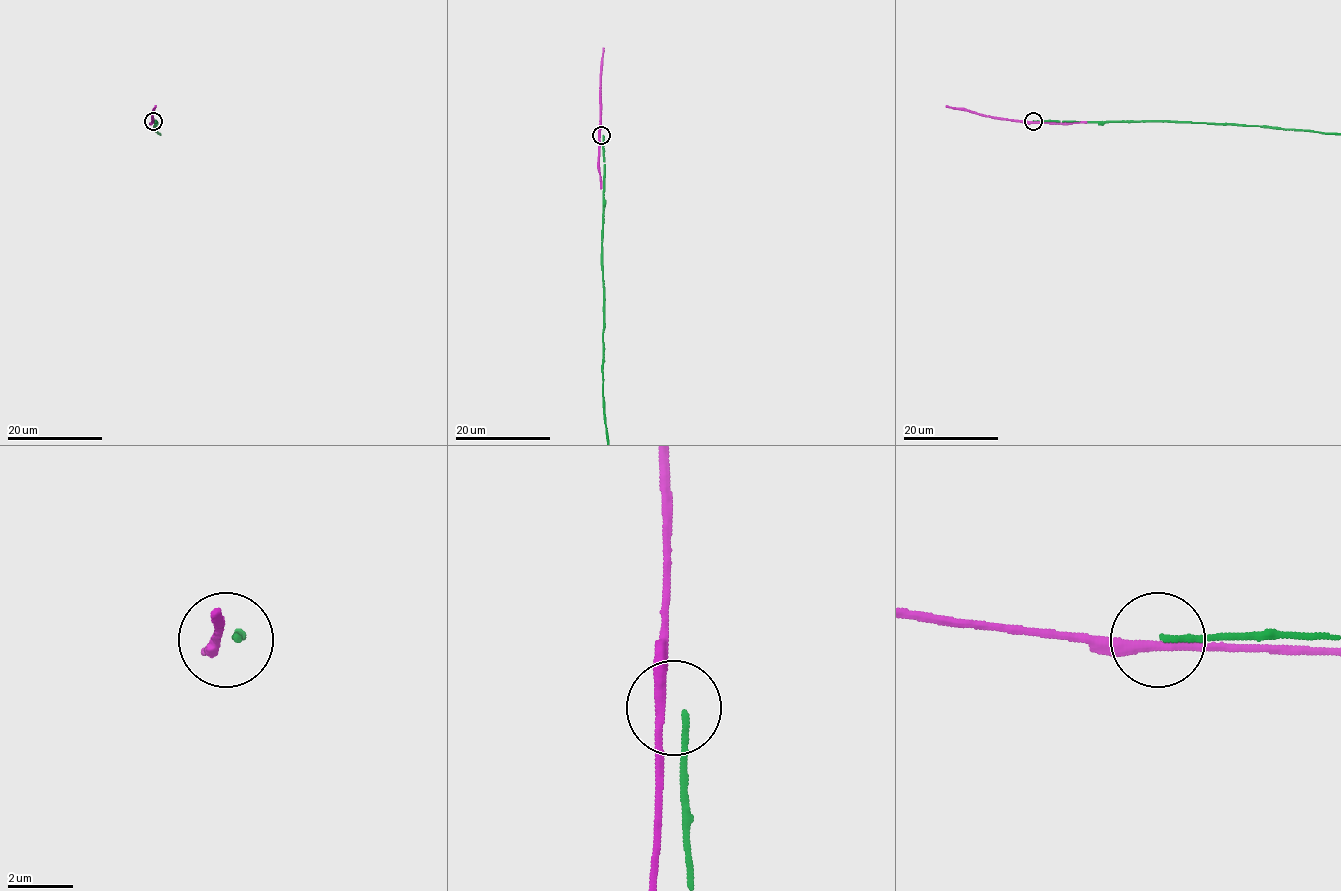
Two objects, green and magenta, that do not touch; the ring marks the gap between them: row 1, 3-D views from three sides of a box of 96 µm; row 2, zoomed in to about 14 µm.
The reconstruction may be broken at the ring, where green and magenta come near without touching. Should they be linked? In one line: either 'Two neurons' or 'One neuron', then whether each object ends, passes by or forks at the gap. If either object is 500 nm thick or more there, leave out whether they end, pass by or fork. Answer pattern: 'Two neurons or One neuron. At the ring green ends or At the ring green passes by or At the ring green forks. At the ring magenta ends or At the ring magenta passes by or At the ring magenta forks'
Two neurons. At the ring green ends. At the ring magenta passes by

